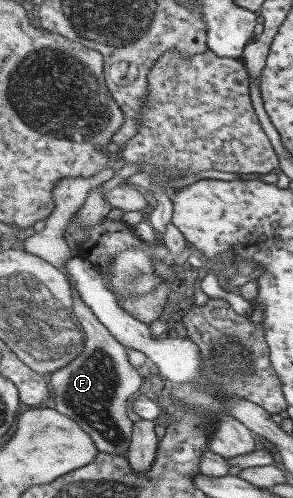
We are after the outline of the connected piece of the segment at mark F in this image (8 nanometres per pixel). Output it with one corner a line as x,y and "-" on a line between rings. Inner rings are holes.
71,280
71,288
76,295
76,315
88,333
88,339
84,351
67,368
48,376
55,408
88,431
95,438
100,452
128,457
135,432
135,425
130,422
128,399
146,387
146,374
128,361
128,348
116,339
115,334
87,306
80,291
76,290
74,280

